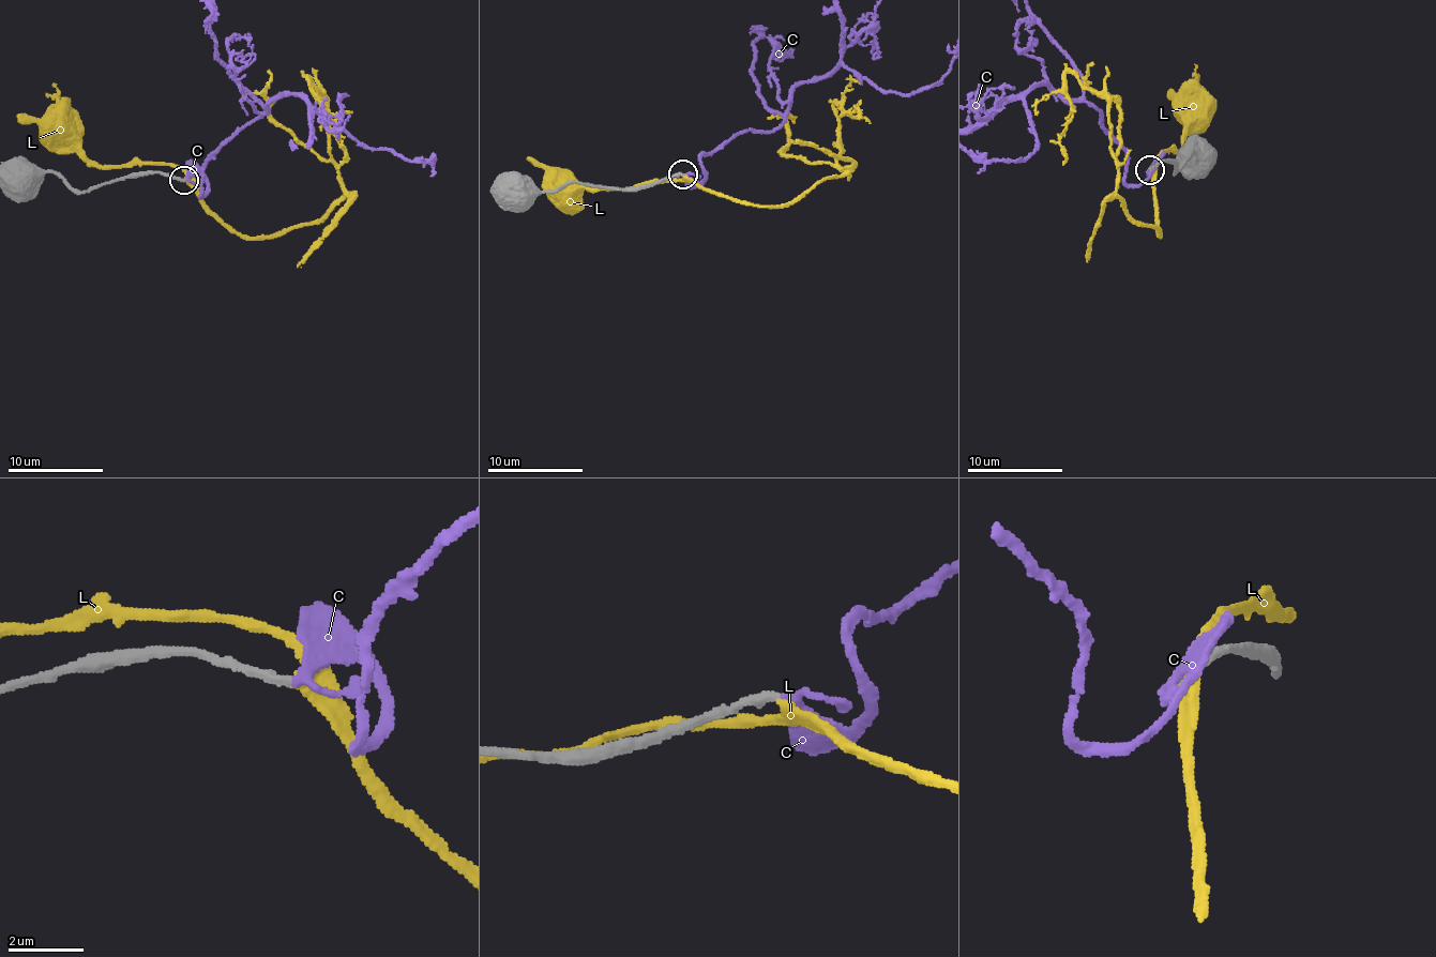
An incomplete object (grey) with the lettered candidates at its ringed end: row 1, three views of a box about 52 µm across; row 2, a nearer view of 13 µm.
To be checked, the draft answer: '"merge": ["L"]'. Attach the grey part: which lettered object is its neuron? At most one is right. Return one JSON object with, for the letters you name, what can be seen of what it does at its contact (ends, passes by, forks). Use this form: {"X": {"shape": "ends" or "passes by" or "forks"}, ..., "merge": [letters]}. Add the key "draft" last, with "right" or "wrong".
{"C": {"shape": "passes by"}, "merge": ["C"], "draft": "wrong"}

